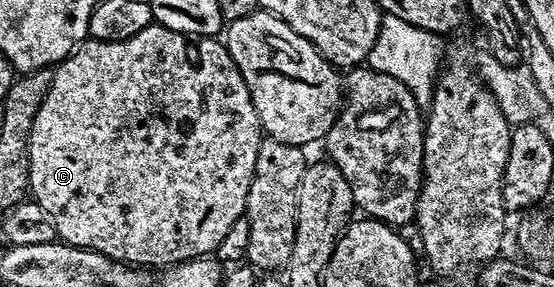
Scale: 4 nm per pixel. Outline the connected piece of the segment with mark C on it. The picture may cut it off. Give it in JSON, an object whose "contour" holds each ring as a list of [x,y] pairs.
{"contour":[[[156,21],[150,23],[147,29],[135,33],[135,37],[127,37],[127,41],[111,41],[108,43],[107,41],[99,41],[89,37],[73,54],[68,55],[62,63],[57,64],[51,81],[51,89],[47,89],[47,97],[43,97],[43,105],[39,105],[39,109],[35,113],[35,125],[31,129],[31,137],[29,138],[29,189],[31,199],[32,202],[43,205],[43,209],[47,209],[47,213],[53,218],[53,224],[57,230],[57,239],[62,243],[70,243],[72,247],[91,249],[92,251],[103,253],[115,261],[132,263],[138,267],[148,267],[150,269],[169,267],[172,263],[182,263],[188,259],[209,257],[216,252],[219,241],[223,241],[223,236],[231,230],[231,225],[235,225],[235,221],[239,221],[244,216],[247,193],[251,189],[251,181],[255,173],[255,157],[259,157],[259,145],[262,138],[261,122],[255,113],[255,105],[251,101],[251,93],[247,89],[247,81],[243,81],[243,73],[239,73],[231,53],[220,38],[201,37],[196,41],[190,42],[186,36],[175,33]]]}

